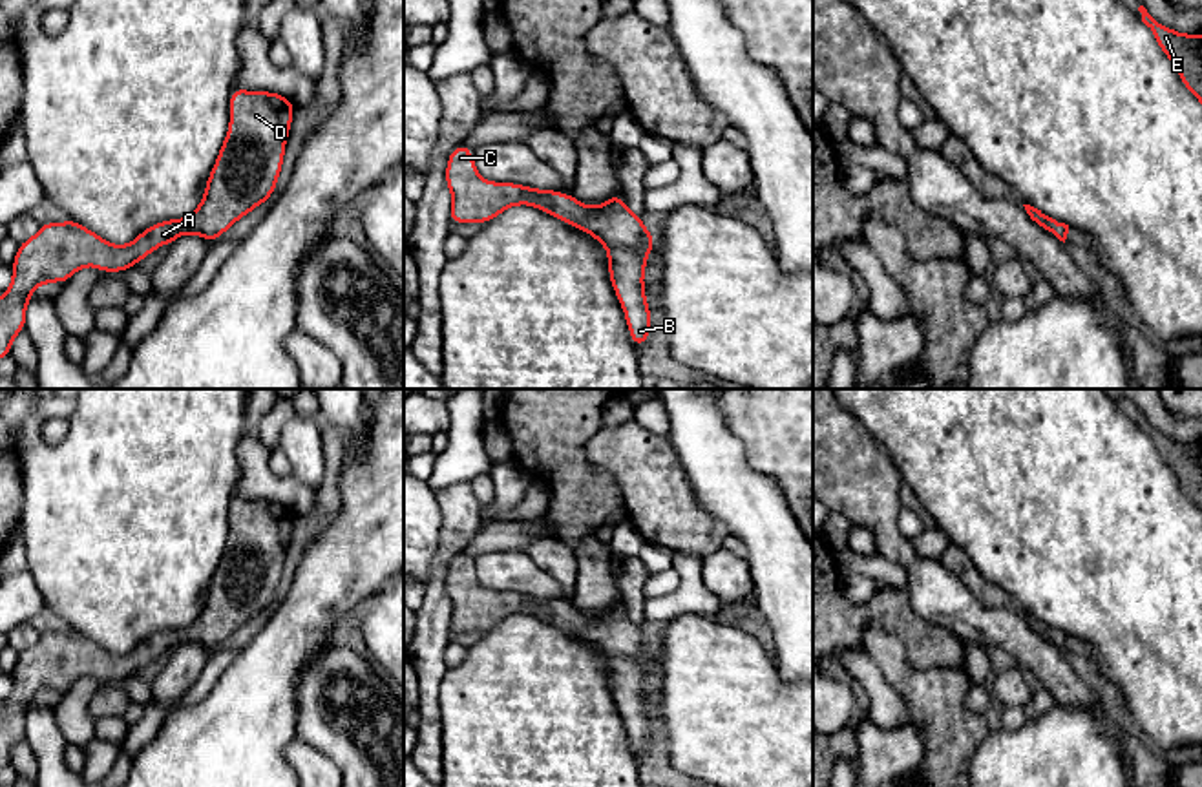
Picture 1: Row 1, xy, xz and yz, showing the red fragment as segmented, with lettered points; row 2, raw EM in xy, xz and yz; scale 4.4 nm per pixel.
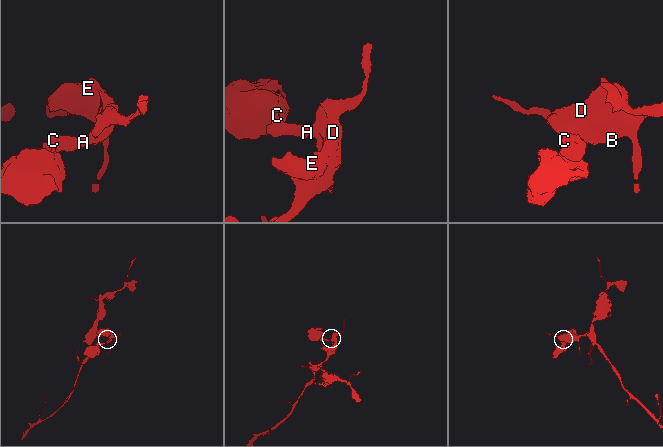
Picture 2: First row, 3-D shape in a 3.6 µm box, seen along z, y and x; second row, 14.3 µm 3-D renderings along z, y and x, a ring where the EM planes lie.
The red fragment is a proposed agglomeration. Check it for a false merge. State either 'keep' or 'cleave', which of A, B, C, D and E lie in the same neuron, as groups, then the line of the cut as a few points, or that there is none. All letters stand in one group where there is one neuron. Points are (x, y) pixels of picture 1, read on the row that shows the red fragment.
keep; A B C D E; no cut

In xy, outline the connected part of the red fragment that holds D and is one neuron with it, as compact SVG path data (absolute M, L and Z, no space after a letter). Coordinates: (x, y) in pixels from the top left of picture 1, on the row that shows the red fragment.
M232 89L227 139L201 205L185 219L155 223L124 247L108 243L73 219L40 225L31 239L18 245L13 283L0 298L0 360L11 356L13 338L26 329L26 307L38 285L66 283L88 265L122 272L181 234L214 243L265 203L276 190L294 108L281 93Z

